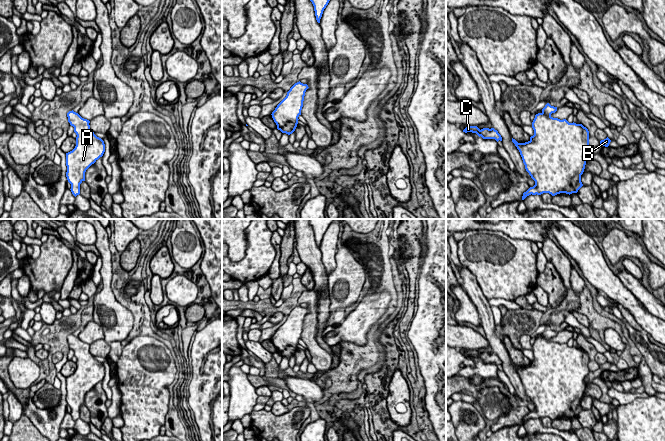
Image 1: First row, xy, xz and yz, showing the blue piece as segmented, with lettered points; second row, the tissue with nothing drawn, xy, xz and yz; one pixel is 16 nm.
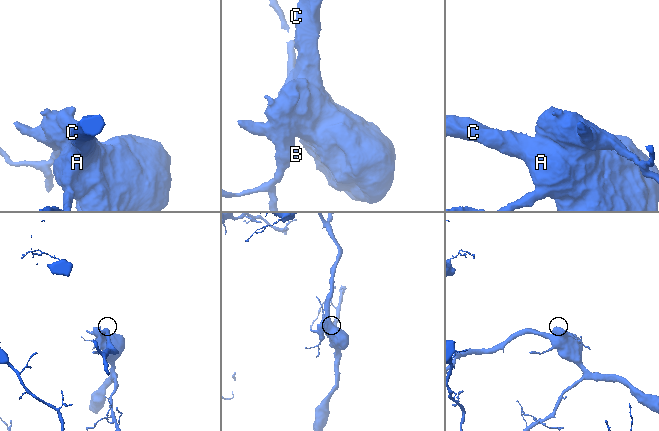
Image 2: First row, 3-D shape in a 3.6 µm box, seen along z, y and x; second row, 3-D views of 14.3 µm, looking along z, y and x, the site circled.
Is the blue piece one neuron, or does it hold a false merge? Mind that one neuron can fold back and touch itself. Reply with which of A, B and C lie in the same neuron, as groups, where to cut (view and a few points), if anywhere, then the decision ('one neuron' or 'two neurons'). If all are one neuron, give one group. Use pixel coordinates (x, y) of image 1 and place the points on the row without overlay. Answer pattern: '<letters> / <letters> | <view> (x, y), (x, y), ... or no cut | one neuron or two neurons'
A B C | no cut | one neuron

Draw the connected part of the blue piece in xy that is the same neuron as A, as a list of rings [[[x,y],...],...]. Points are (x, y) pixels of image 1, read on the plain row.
[[[73,334],[67,337],[67,341],[77,359],[75,372],[66,377],[66,401],[71,408],[70,414],[76,421],[80,418],[80,408],[85,405],[86,394],[103,380],[105,368],[90,353],[89,344]]]

